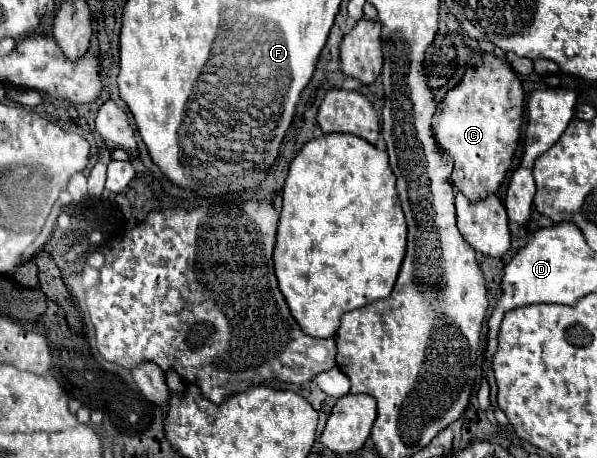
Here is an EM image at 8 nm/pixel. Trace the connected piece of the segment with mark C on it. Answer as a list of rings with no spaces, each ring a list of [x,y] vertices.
[[[475,53],[473,69],[445,95],[433,115],[435,137],[445,147],[445,153],[455,159],[451,175],[455,191],[479,201],[499,189],[519,141],[523,101],[523,87],[507,59],[495,53]]]

